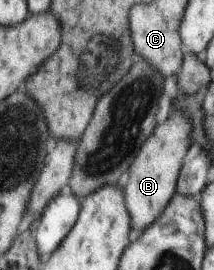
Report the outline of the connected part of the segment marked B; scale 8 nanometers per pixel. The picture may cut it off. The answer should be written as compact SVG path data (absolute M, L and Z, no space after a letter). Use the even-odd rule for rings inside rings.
M171 109L167 119L160 123L152 131L150 136L139 147L138 154L129 166L128 181L124 185L124 199L126 211L131 217L131 227L134 234L142 233L151 225L158 215L166 208L166 205L174 193L174 183L179 177L178 169L182 164L182 157L188 147L188 133L190 125L182 117L178 110Z

